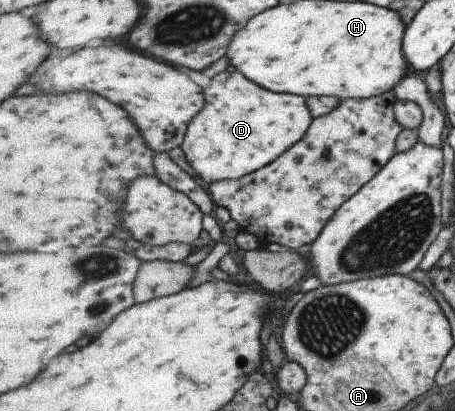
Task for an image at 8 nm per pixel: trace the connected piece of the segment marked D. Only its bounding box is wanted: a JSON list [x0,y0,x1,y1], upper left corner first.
[181,70,315,185]

